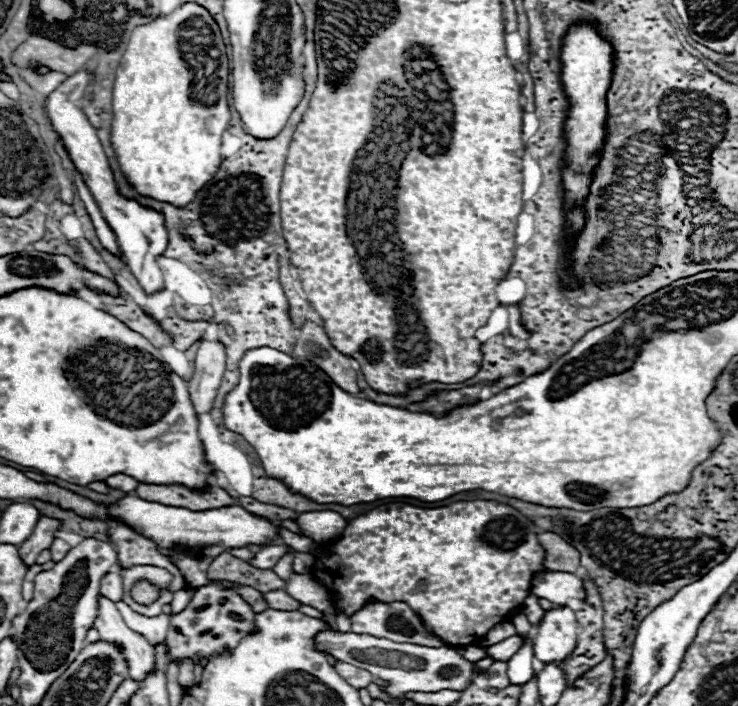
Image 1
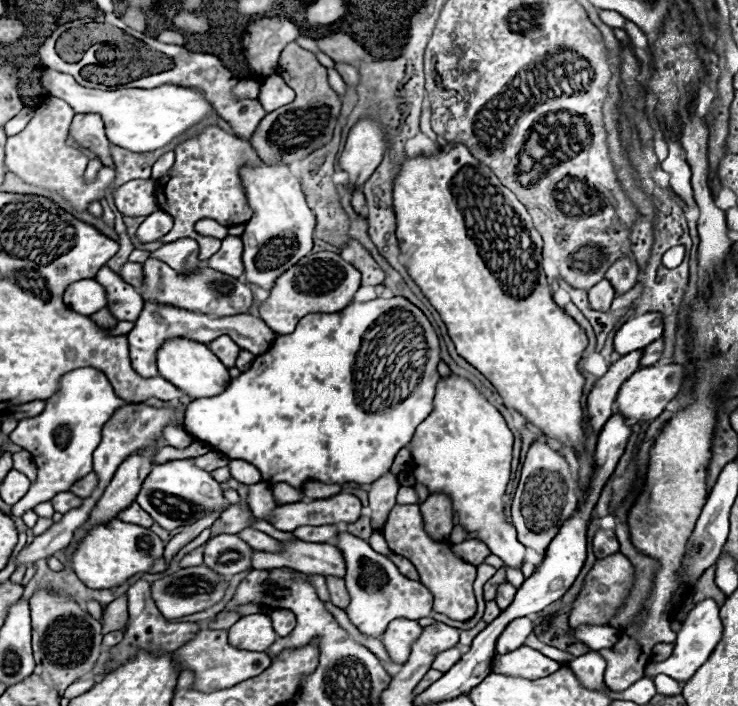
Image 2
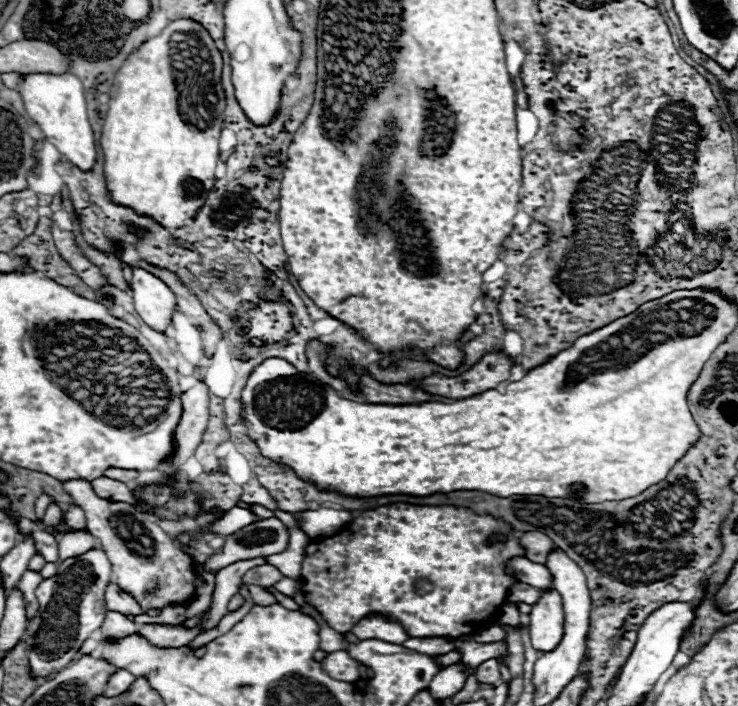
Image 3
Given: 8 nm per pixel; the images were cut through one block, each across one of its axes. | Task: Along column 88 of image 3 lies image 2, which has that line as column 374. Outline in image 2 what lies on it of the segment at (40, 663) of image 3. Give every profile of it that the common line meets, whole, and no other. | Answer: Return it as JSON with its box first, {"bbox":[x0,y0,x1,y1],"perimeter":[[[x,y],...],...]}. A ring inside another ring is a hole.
{"bbox":[336,532,434,636],"perimeter":[[[338,532],[336,546],[340,548],[346,560],[344,580],[350,594],[350,606],[346,614],[362,634],[380,636],[386,630],[386,626],[396,618],[418,620],[430,614],[434,600],[432,592],[424,584],[402,576],[398,568],[384,554],[374,552],[366,540],[360,540],[348,532]]]}

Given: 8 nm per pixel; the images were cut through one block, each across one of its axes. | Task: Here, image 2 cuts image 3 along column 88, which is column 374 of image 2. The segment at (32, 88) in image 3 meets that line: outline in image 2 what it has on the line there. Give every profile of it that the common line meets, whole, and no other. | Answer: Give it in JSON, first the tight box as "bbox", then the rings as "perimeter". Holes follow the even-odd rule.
{"bbox":[338,118,384,192],"perimeter":[[[364,118],[348,134],[346,146],[338,158],[340,170],[348,174],[346,188],[352,192],[362,188],[376,170],[384,154],[384,130],[378,122]]]}

